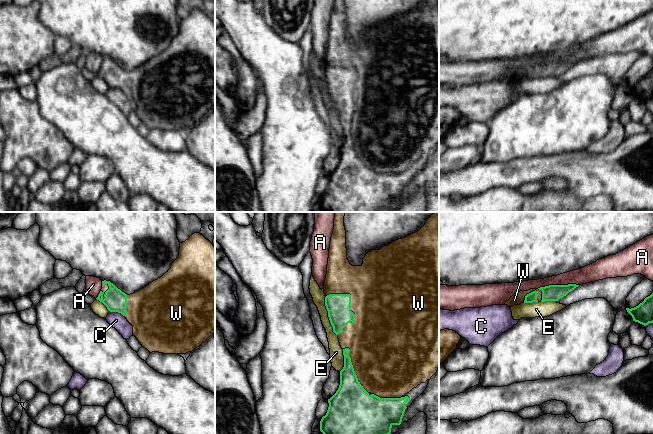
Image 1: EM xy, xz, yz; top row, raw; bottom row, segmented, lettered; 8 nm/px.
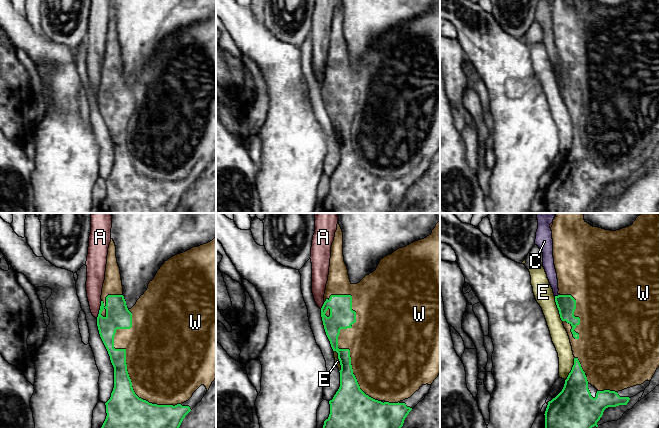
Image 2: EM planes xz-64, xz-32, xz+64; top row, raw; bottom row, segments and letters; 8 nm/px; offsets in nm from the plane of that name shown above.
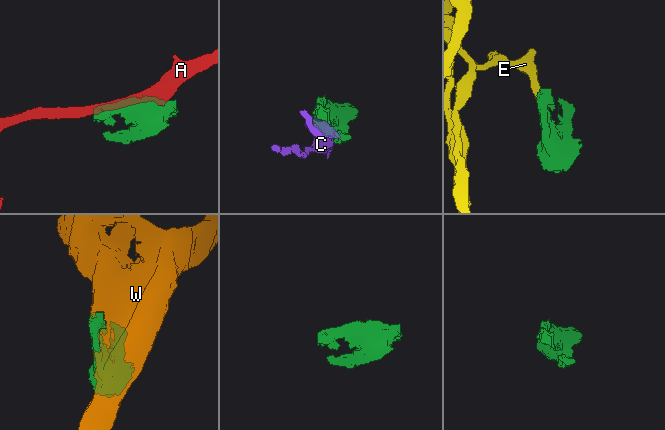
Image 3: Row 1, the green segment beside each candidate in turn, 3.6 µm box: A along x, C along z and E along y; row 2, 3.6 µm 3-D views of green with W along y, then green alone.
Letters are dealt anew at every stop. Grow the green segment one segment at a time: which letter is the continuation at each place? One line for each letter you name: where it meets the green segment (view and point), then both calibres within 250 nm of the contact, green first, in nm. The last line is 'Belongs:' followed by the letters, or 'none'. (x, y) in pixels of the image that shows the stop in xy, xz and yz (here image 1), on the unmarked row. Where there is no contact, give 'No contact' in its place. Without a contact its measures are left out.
W: Touches green at xz (354, 93). Thickness 190 nm (green) against 500 nm
Belongs: W

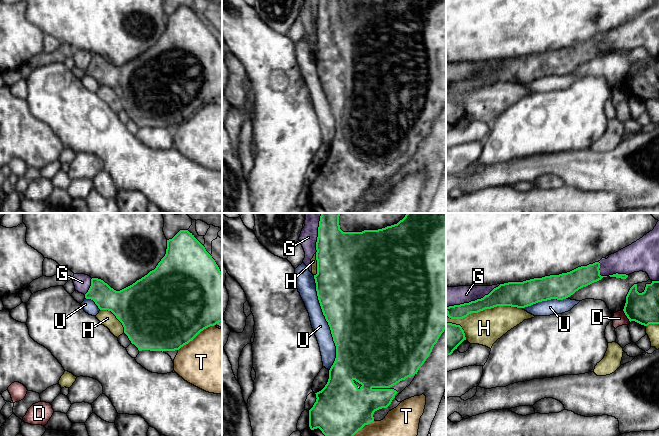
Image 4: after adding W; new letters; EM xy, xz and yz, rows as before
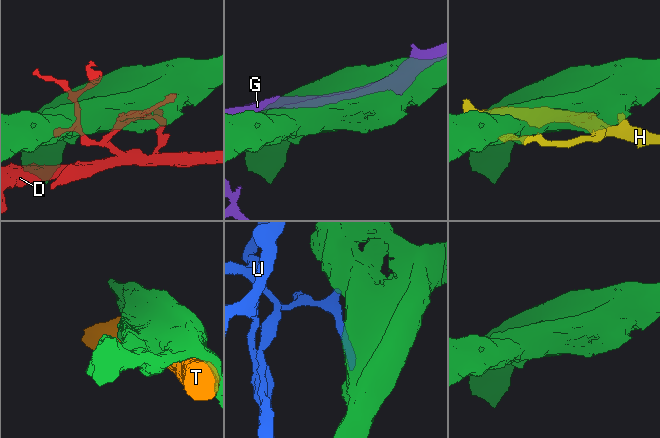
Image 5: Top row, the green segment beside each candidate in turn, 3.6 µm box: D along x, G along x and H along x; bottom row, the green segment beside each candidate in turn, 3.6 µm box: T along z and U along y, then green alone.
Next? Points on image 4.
Belongs: none

